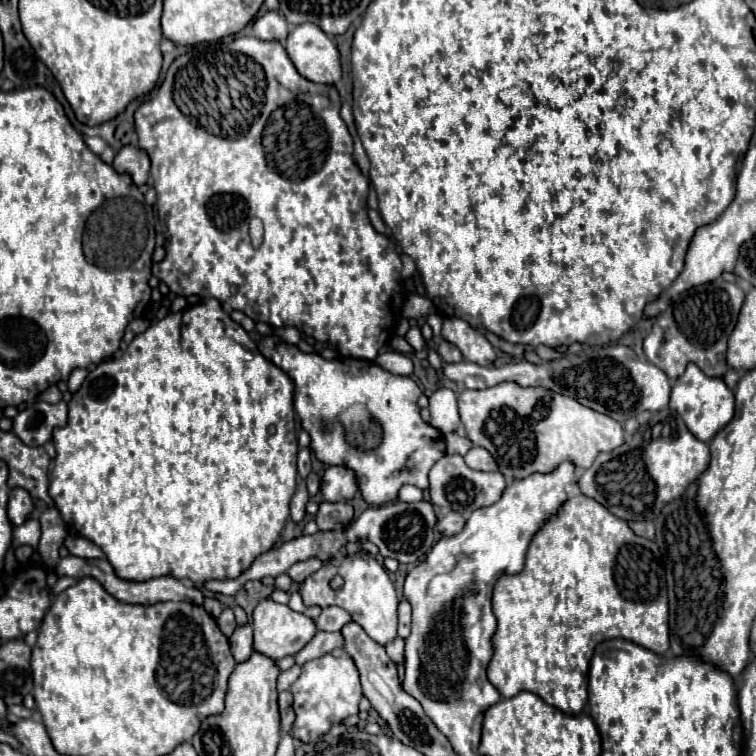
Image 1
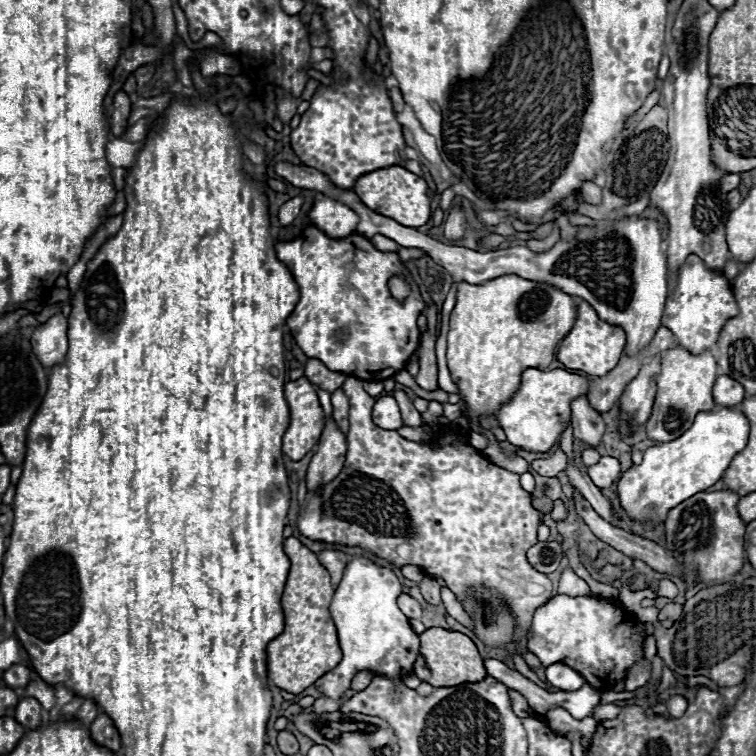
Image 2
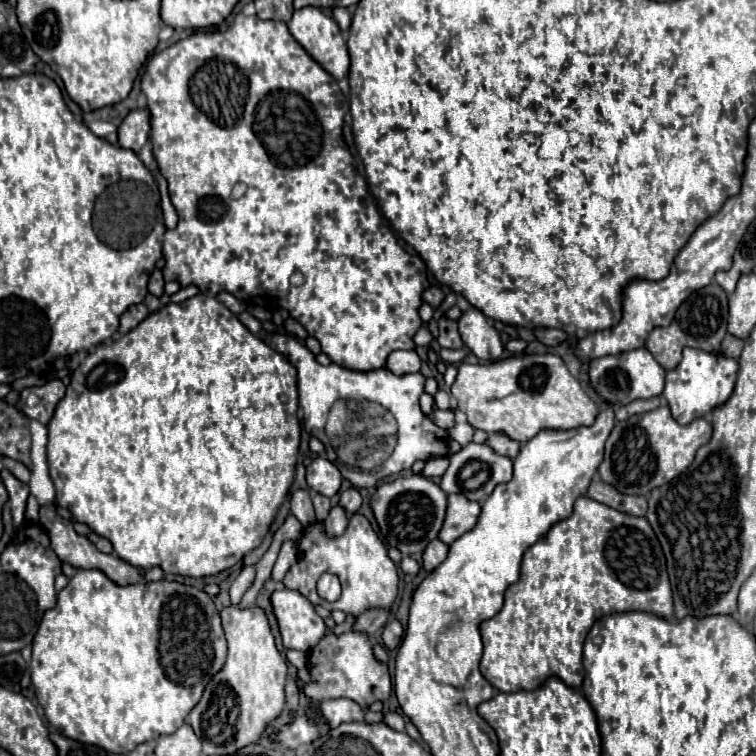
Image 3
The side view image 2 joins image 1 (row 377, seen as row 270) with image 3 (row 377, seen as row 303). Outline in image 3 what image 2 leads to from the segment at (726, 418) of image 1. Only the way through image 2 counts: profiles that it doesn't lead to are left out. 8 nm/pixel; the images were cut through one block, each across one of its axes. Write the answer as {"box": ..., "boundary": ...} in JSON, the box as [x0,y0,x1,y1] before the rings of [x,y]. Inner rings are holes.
{"box":[662,348,738,424],"boundary":[[[684,348],[682,362],[666,374],[666,388],[662,396],[666,398],[672,418],[678,424],[690,424],[692,420],[706,418],[718,402],[726,402],[730,398],[730,390],[734,390],[738,372],[738,362],[732,358],[726,358],[722,354],[708,354],[704,350],[696,348]]]}

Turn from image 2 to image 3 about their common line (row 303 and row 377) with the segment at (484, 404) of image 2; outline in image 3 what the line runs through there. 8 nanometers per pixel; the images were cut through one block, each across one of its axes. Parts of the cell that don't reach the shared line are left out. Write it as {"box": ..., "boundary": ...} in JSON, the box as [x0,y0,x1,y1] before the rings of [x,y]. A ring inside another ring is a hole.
{"box":[452,354,598,444],"boundary":[[[524,354],[490,364],[460,364],[452,384],[452,396],[472,428],[488,434],[498,432],[520,444],[526,444],[542,430],[592,426],[598,416],[594,400],[582,390],[580,382],[556,354]]]}

